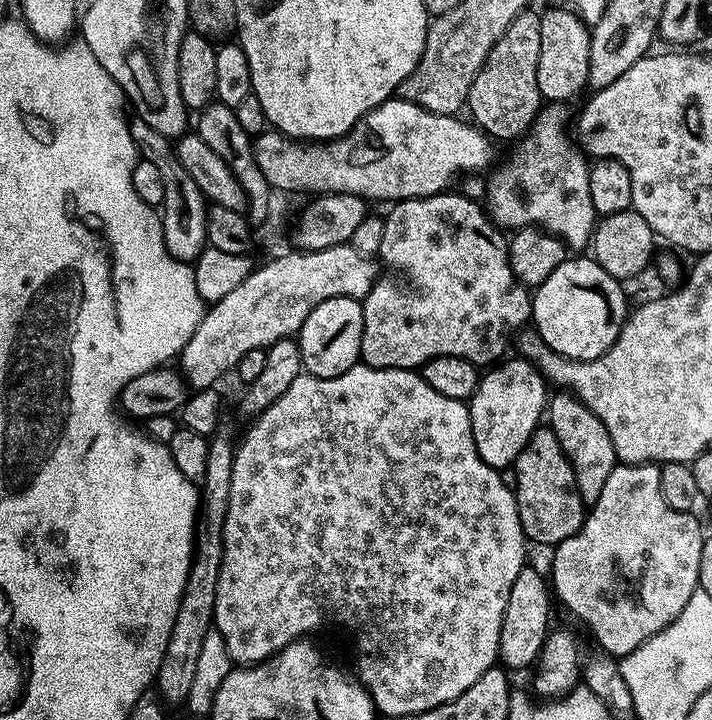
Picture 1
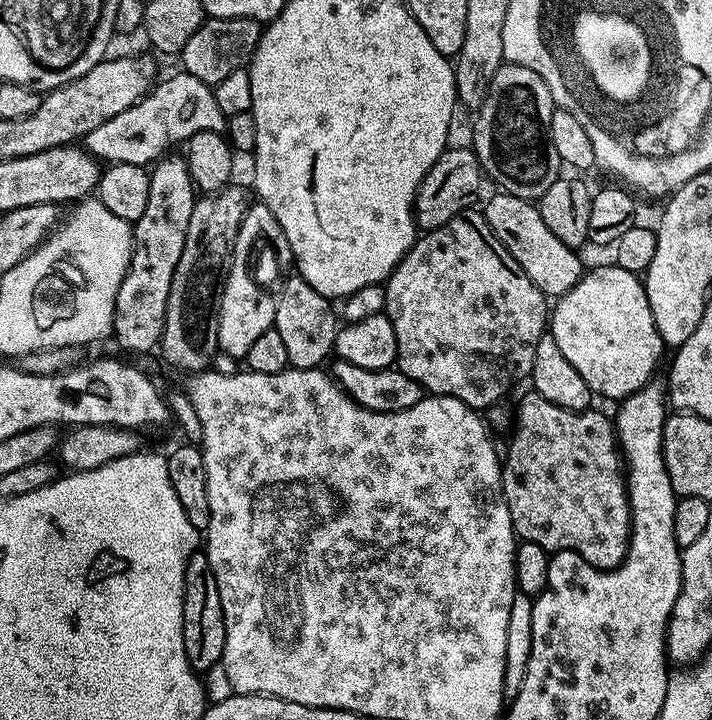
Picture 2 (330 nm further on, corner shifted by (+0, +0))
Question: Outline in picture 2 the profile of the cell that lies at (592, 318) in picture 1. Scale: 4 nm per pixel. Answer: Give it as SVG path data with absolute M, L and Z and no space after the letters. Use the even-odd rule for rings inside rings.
M608 262L605 268L585 271L573 288L555 301L550 334L562 354L582 374L597 397L619 402L657 375L660 355L666 352L641 277Z

